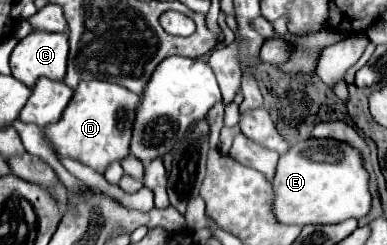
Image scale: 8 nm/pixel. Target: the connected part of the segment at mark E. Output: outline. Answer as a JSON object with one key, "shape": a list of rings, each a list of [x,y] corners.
{"shape":[[[303,140],[299,144],[293,144],[287,154],[279,156],[275,178],[273,178],[273,214],[277,222],[283,224],[339,224],[347,218],[361,218],[371,208],[371,192],[369,192],[369,174],[363,168],[361,154],[337,140]]]}

